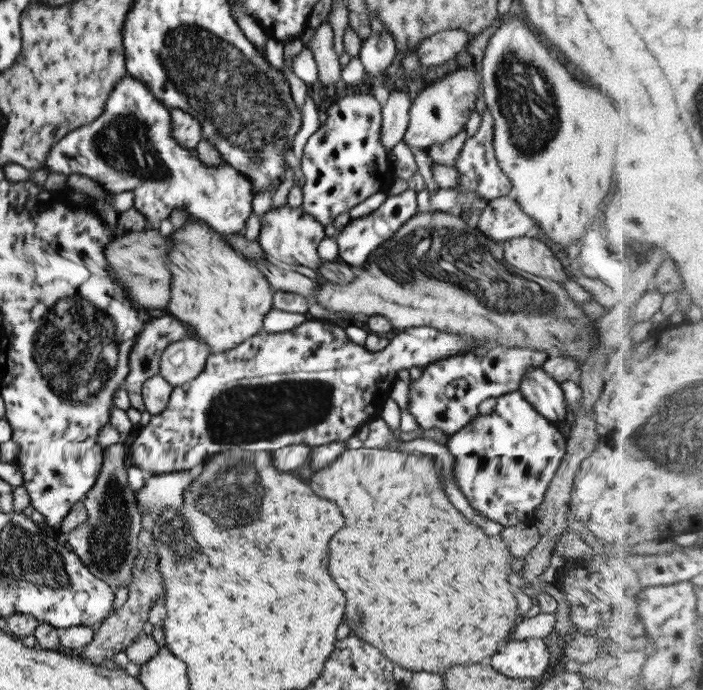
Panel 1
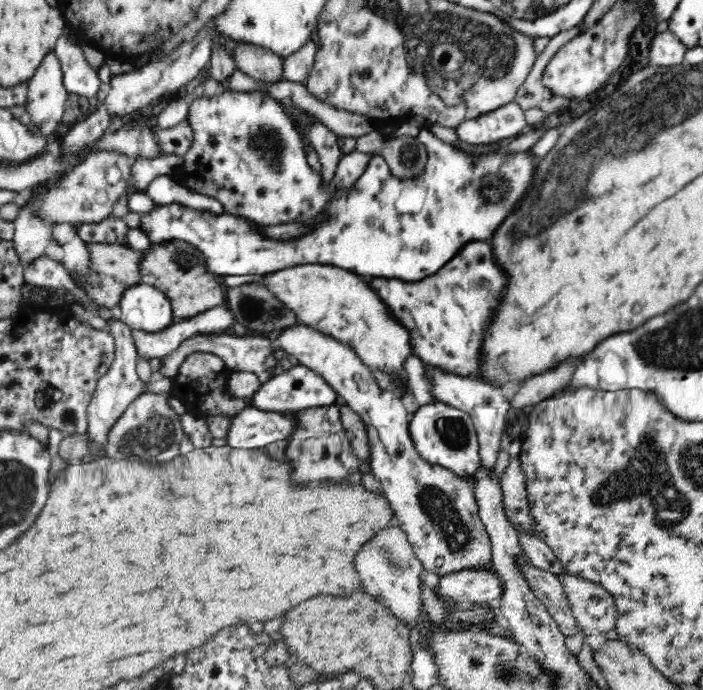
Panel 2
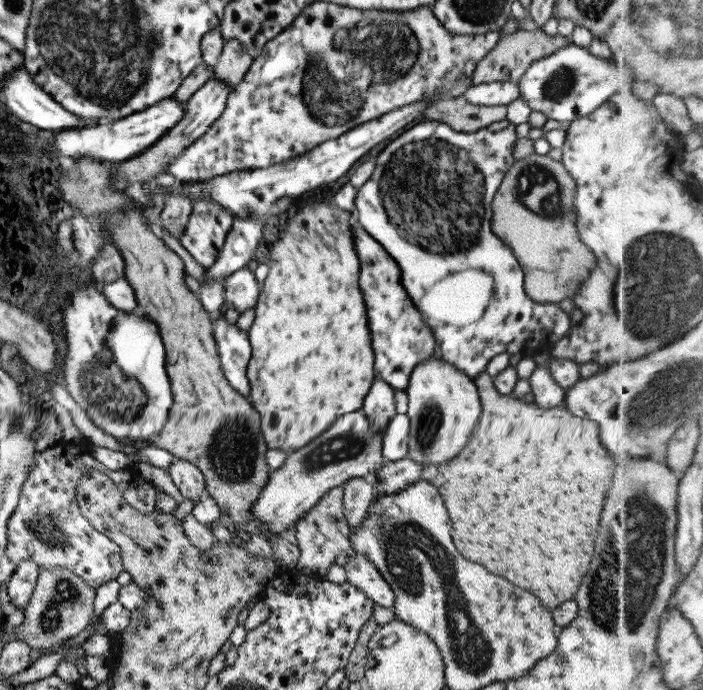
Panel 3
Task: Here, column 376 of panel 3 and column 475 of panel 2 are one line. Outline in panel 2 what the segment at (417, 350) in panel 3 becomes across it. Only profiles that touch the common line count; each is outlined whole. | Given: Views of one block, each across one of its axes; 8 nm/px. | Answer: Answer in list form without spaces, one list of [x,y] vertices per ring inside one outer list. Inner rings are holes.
[[[472,241],[427,279],[415,283],[380,277],[372,280],[371,287],[410,331],[413,352],[424,364],[460,377],[475,378],[479,374],[484,332],[496,316],[502,292],[508,292],[508,280],[504,280],[492,252],[490,244]]]

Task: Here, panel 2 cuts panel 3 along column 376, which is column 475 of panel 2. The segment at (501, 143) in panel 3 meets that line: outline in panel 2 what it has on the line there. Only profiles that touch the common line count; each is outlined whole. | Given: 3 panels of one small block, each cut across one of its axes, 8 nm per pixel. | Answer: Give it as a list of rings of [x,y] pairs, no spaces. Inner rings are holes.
[[[429,131],[421,137],[427,147],[428,157],[426,167],[418,176],[398,178],[392,174],[382,156],[373,156],[369,166],[352,186],[336,188],[326,208],[305,224],[309,232],[300,237],[288,240],[266,237],[262,226],[243,216],[234,216],[228,212],[212,214],[177,202],[157,205],[142,215],[141,226],[148,233],[152,245],[166,240],[183,240],[192,244],[205,256],[208,270],[220,277],[245,274],[266,276],[285,268],[320,264],[336,266],[368,280],[374,276],[415,283],[438,272],[465,244],[472,241],[490,242],[490,238],[496,235],[496,228],[512,214],[510,208],[516,208],[518,200],[530,188],[536,170],[536,158],[532,156],[532,150],[512,153],[506,149],[494,149],[491,154],[472,157],[464,148],[460,149],[457,143],[446,143]]]

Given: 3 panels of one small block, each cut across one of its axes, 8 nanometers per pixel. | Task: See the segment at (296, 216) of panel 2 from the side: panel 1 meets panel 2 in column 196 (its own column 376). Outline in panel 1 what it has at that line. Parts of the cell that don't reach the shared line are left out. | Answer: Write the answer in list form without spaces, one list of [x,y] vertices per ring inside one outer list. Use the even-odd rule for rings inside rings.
[[[353,94],[351,96],[344,96],[341,99],[337,99],[336,101],[327,108],[326,111],[327,116],[325,116],[325,122],[320,124],[319,128],[308,137],[307,141],[303,146],[303,156],[301,156],[301,172],[303,173],[303,178],[305,181],[303,182],[303,186],[301,187],[302,194],[302,203],[300,207],[309,215],[317,220],[317,223],[321,224],[323,227],[328,224],[333,223],[333,219],[342,212],[348,212],[350,208],[353,208],[356,204],[359,204],[362,200],[365,200],[368,196],[380,192],[382,189],[385,189],[390,183],[390,180],[393,178],[393,172],[390,166],[387,164],[387,152],[383,150],[379,129],[381,129],[381,106],[377,103],[377,100],[371,96],[371,94]]]

